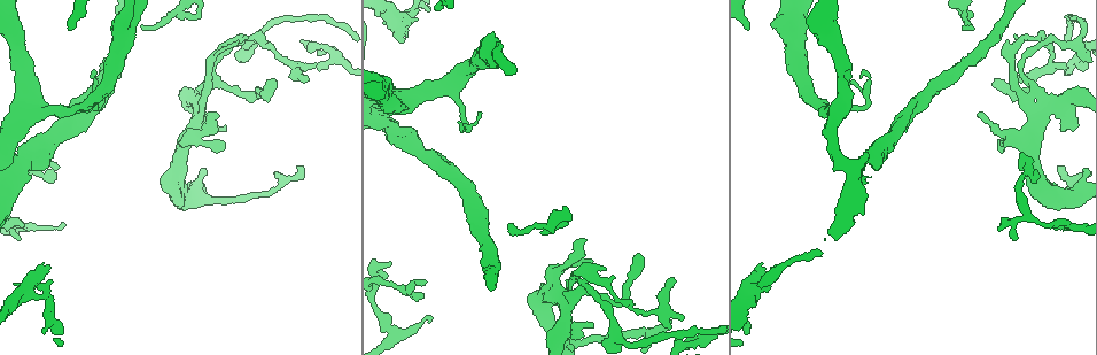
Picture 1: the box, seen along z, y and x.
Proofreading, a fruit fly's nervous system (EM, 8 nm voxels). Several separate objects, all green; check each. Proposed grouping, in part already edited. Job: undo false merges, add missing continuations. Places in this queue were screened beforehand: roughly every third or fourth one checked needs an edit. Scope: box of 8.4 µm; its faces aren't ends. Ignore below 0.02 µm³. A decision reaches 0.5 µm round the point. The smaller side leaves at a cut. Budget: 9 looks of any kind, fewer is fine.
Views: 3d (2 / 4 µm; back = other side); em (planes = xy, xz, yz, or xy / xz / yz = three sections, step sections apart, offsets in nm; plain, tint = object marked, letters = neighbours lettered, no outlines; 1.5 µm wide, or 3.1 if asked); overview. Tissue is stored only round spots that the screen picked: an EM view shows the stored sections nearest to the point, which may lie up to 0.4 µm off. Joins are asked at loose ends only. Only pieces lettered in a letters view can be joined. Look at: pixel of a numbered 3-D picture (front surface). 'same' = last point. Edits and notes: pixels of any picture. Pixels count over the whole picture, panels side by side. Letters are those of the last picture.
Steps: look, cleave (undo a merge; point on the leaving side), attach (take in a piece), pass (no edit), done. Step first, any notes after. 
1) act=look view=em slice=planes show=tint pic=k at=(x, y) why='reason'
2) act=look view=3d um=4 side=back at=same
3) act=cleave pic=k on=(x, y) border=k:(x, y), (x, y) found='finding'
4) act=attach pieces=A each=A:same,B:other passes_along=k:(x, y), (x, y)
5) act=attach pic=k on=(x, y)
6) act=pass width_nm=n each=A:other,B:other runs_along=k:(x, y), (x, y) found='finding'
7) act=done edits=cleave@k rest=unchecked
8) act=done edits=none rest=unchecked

act=look view=em slice=planes show=tint pic=1 at=(566, 306) why='four-way junction'

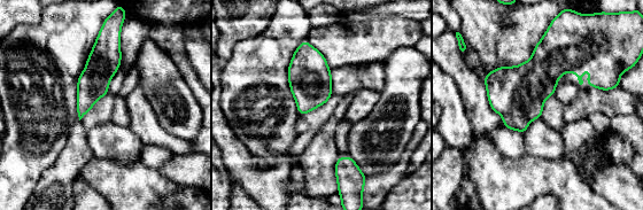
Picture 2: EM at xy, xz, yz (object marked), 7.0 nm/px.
act=look view=em slice=planes show=letters at=same why='what lies round it'

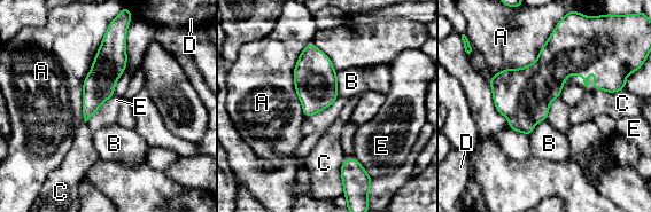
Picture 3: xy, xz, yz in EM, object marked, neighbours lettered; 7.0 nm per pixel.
act=pass each=A:other,B:other,C:other,D:other,E:other runs_along=3:(125, 10), (110, 62), (86, 116) found='continuous, no second neuron'

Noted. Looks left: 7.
act=look view=em slice=xy step=4 show=tint pic=1 at=(1075, 42)

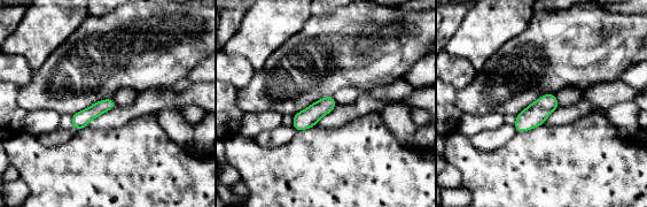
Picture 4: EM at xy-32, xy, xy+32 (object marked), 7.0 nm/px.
act=look view=em slice=planes show=letters at=same why='cut it another way'

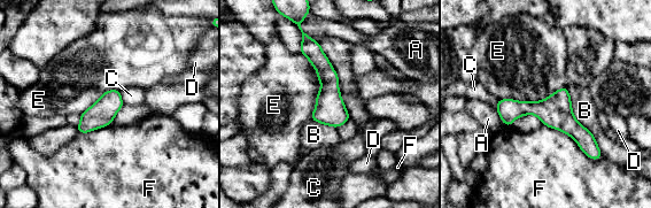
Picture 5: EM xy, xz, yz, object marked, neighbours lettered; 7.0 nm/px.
act=pass each=A:other,B:other,C:other,D:other,E:other,F:other runs_along=5:(501, 102), (555, 112), (593, 155) found='one neuron here'

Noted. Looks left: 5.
act=look view=3d um=2 side=back pic=1 at=(394, 334) why='sharp bend'

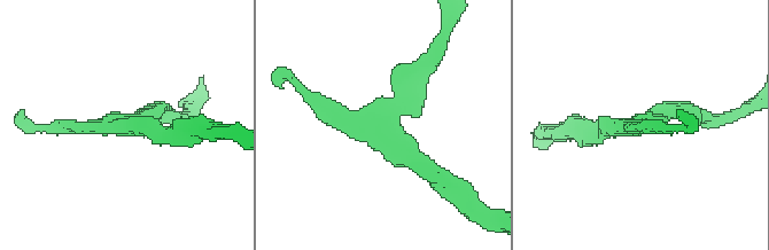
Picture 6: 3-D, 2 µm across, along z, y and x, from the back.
act=look view=em slice=xy step=8 show=plain pic=6 at=(642, 122)

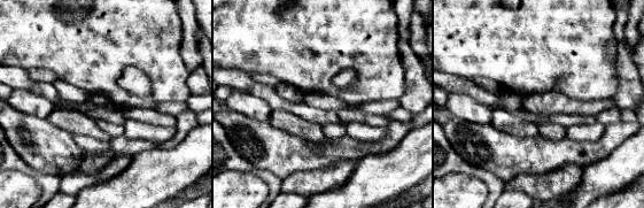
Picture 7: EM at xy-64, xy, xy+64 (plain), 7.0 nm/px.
act=look view=em slice=xy step=8 show=letters at=same why='what lies round it'

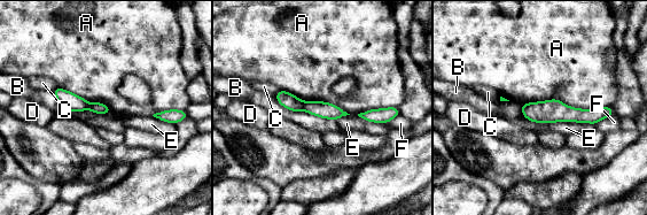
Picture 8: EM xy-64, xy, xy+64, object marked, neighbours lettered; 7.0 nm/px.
act=cleave pic=8 on=(326, 110) longest_contact=A:650nm each=A:other,B:other,C:other,D:other,E:other,F:other part_leaving=8:(524, 107), (575, 115), (610, 112) found='two neurons meet here'

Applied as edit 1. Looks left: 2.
act=done edits=cleave@8 rest=unchecked

